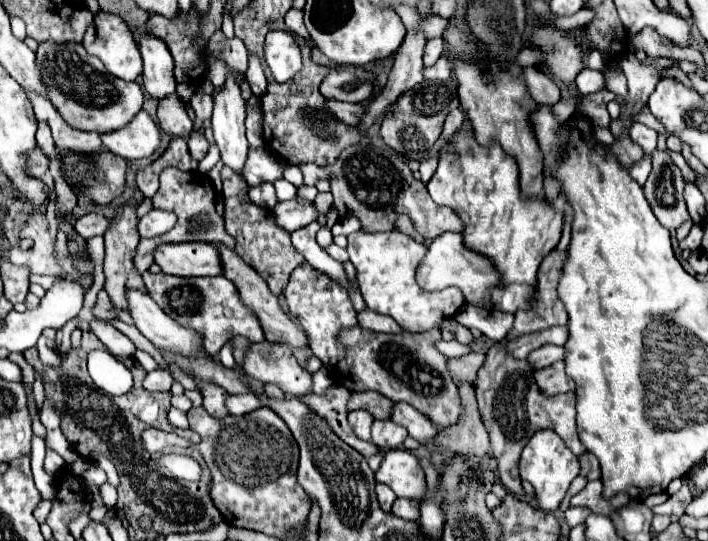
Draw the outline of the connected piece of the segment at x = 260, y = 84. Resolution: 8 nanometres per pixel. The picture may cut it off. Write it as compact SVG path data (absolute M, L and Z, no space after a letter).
M249 56L249 70L245 72L245 78L255 96L261 96L265 92L267 80L265 80L265 74L263 74L263 68L261 68L261 62L257 56Z

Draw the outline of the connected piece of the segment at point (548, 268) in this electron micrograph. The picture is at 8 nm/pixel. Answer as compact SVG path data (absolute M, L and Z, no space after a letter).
M553 250L539 268L539 280L537 280L537 294L535 302L529 312L517 312L515 324L509 336L519 336L527 332L541 332L559 324L567 324L565 308L561 306L561 300L557 296L557 280L561 276L561 268L567 254Z

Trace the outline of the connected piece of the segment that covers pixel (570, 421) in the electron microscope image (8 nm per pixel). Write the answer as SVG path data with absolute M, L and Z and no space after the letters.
M497 342L489 348L485 364L477 372L475 396L477 396L481 420L491 438L491 448L497 460L497 474L501 478L501 484L507 488L507 492L523 496L517 462L521 450L537 430L557 432L563 438L565 446L575 456L581 456L585 452L585 446L579 442L575 430L575 392L567 392L563 396L553 396L553 398L543 396L533 384L533 376L531 376L533 368L529 368L525 360L509 358L503 350L503 344L505 342Z

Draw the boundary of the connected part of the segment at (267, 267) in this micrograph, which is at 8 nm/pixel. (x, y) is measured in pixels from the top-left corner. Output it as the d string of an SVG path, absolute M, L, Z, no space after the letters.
M223 168L221 180L223 180L223 198L225 198L225 230L237 240L235 252L249 266L253 266L259 272L259 276L267 282L269 290L275 296L279 296L289 280L289 274L295 270L295 266L303 264L305 258L293 248L289 234L283 228L277 228L271 212L265 212L265 208L257 208L255 204L251 206L249 200L239 200L241 176L229 172L229 168Z

